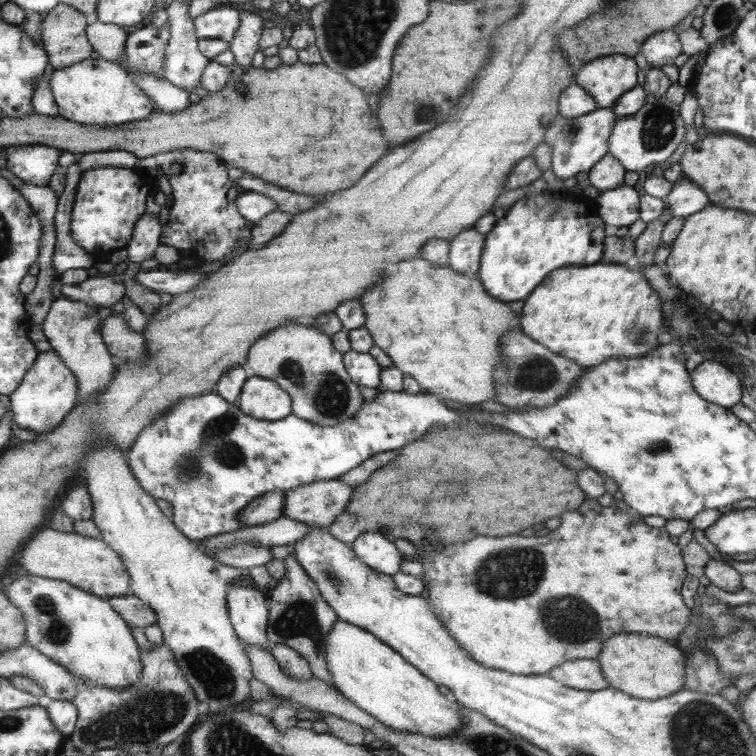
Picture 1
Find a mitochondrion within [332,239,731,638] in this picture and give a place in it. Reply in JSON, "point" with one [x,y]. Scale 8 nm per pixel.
{"point":[514,572]}

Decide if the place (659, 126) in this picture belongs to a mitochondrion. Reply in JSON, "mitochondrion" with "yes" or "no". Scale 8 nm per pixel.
{"mitochondrion":"yes"}

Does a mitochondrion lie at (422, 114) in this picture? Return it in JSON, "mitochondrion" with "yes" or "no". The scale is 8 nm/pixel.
{"mitochondrion":"yes"}

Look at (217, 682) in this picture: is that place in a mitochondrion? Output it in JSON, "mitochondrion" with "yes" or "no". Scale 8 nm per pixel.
{"mitochondrion":"yes"}

